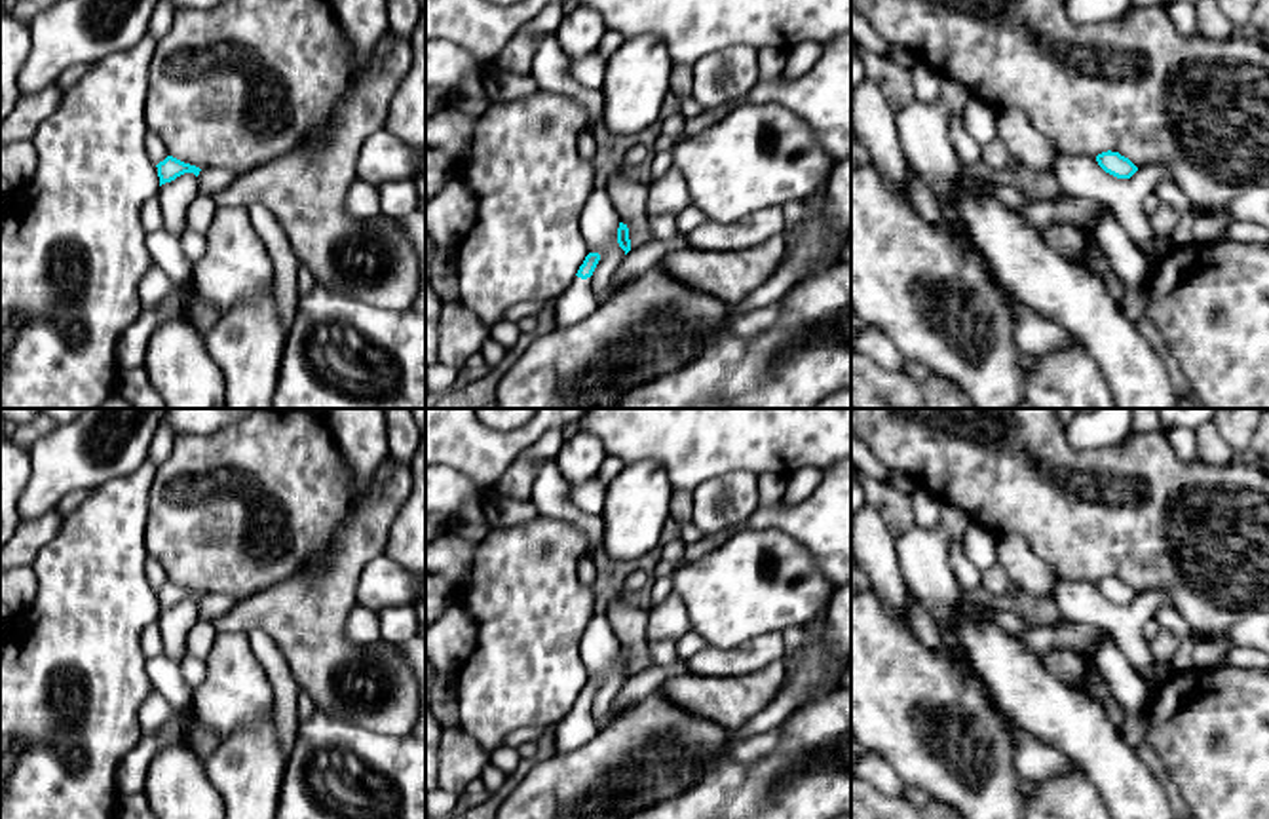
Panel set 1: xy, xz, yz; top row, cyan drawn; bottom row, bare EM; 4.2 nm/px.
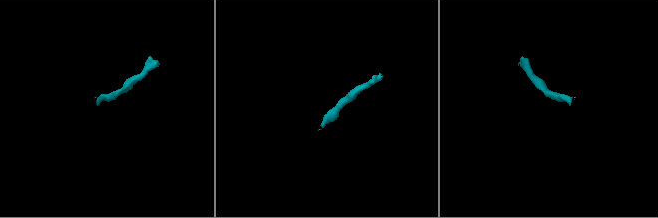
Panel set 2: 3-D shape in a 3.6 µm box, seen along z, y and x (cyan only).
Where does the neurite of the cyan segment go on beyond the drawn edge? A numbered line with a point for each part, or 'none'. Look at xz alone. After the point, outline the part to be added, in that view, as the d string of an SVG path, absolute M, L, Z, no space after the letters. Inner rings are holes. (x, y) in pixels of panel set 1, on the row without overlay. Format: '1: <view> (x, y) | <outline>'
1: xz (578, 726) | M574 703L572 711L555 728L555 754L572 752L598 732L591 703Z

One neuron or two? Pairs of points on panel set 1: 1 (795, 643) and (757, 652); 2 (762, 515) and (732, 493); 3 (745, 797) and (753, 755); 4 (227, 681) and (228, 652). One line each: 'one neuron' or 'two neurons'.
1: two neurons
2: two neurons
3: two neurons
4: one neuron

